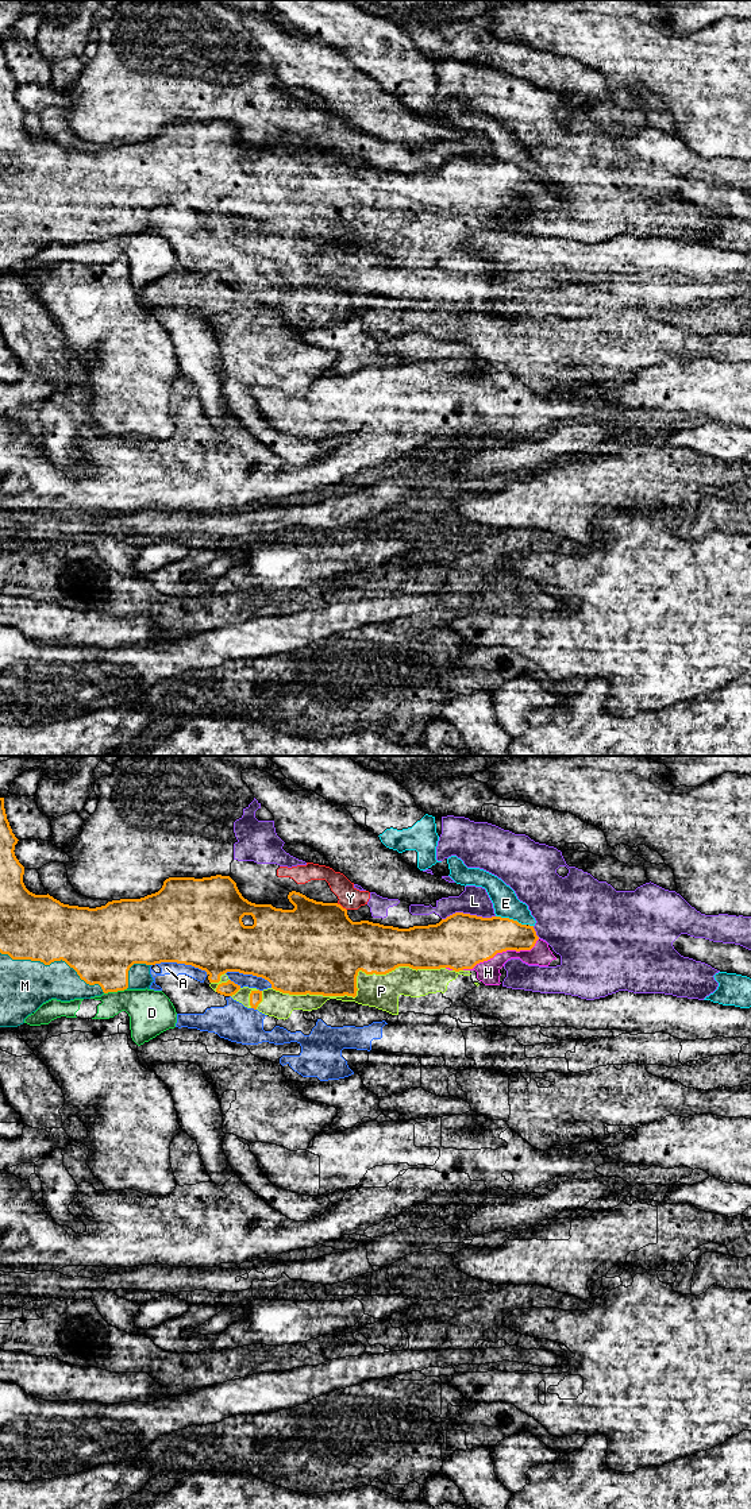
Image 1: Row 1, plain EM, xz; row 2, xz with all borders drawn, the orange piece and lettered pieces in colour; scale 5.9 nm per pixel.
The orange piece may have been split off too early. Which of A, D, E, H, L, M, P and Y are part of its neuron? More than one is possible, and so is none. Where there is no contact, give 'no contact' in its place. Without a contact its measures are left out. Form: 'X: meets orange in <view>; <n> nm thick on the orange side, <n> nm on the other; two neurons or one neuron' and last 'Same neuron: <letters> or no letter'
A: meets orange in xz; 500 nm thick on the orange side, 80 nm on the other; two neurons
D: meets orange in xz; 380 nm thick on the orange side, 260 nm on the other; two neurons
E: meets orange in xz; 280 nm thick on the orange side, 160 nm on the other; two neurons
H: meets orange in xz; 340 nm thick on the orange side, 140 nm on the other; one neuron
L: meets orange in xz; 340 nm thick on the orange side, 170 nm on the other; two neurons
M: meets orange in xz; 400 nm thick on the orange side, 300 nm on the other; one neuron
P: meets orange in xz; 460 nm thick on the orange side, 200 nm on the other; one neuron
Y: meets orange in xz; 460 nm thick on the orange side, 140 nm on the other; two neurons
Same neuron: H, M, P

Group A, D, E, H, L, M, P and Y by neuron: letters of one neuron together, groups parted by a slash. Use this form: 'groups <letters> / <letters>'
groups A / D / E / H M P / L Y

